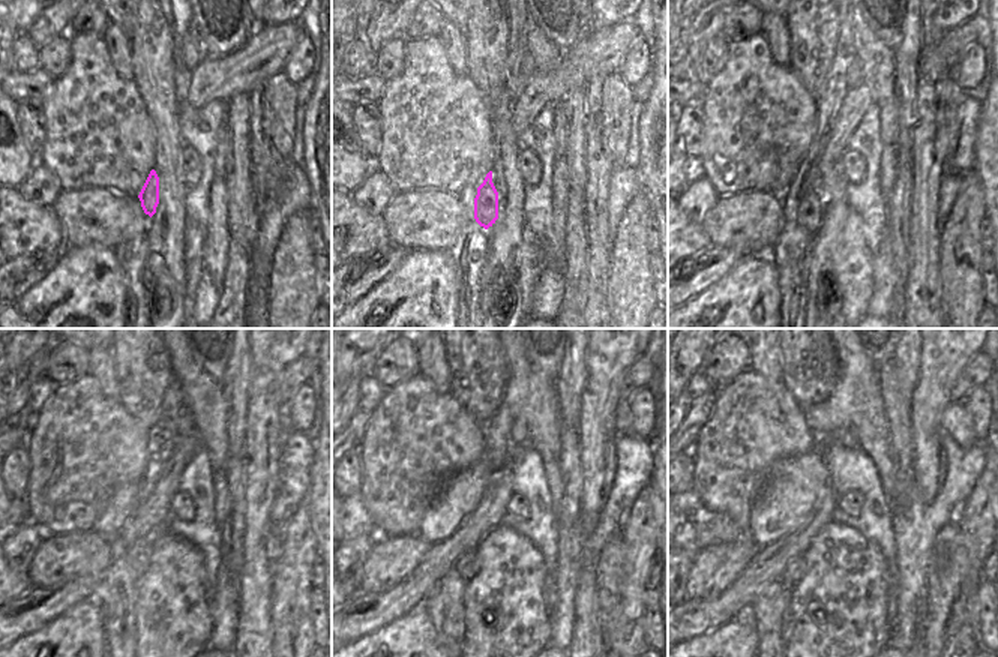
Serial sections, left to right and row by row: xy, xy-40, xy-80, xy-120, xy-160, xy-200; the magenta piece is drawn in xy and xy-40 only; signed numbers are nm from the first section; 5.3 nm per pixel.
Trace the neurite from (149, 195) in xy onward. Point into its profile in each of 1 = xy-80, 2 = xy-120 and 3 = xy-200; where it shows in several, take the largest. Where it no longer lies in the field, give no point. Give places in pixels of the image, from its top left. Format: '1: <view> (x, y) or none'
1: xy-80 (812, 206)
2: xy-120 (138, 557)
3: xy-200 (794, 572)

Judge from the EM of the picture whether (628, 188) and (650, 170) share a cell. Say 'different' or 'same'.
different

